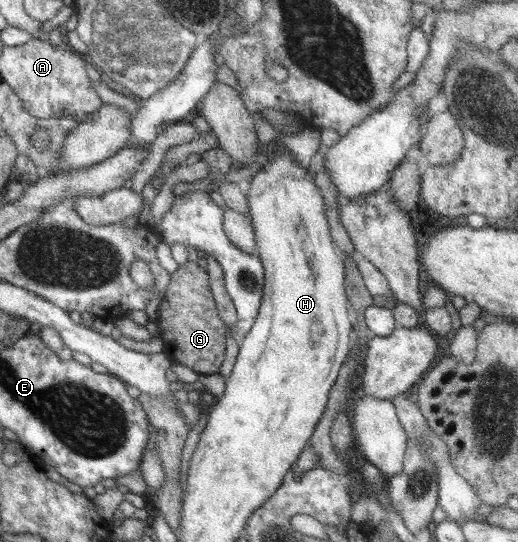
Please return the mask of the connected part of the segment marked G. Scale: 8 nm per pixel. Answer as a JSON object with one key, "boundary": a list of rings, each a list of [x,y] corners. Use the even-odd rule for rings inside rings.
{"boundary":[[[188,261],[171,273],[172,282],[160,298],[159,313],[154,320],[169,358],[198,374],[219,375],[226,350],[226,325],[219,317],[216,301],[209,287],[209,274],[197,262]]]}

